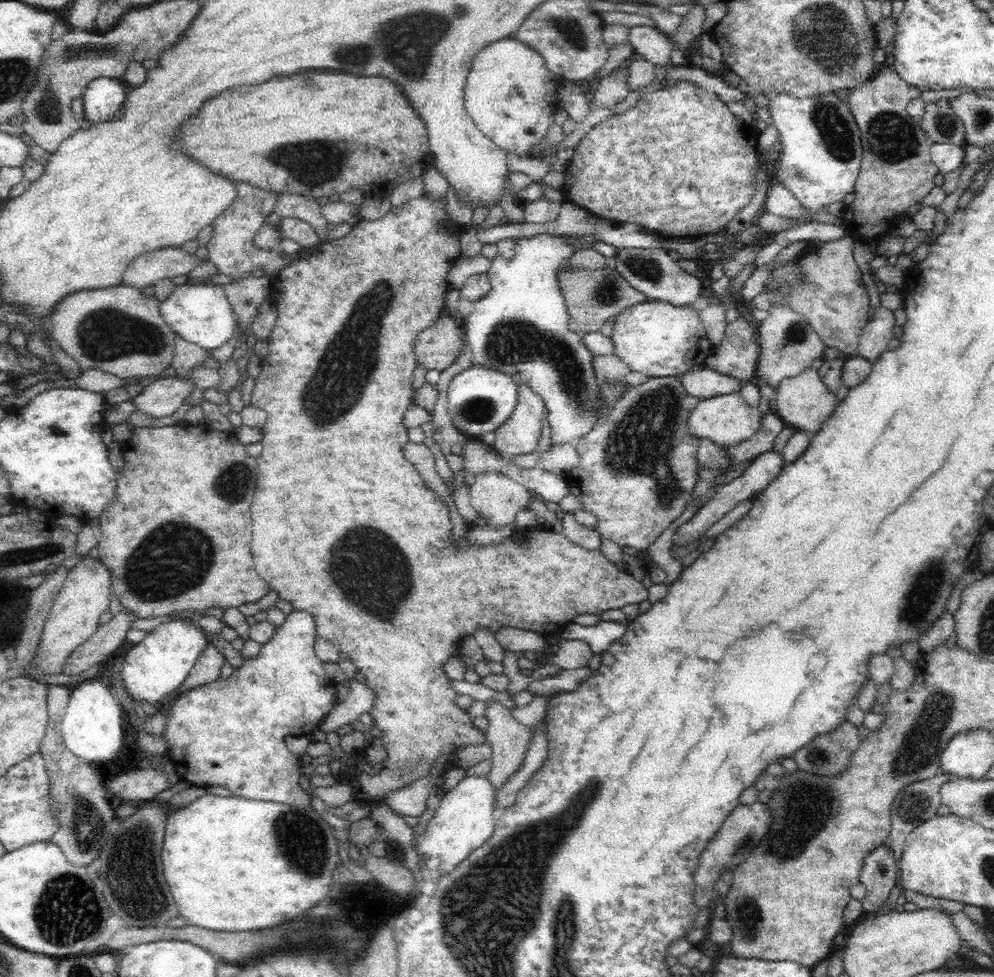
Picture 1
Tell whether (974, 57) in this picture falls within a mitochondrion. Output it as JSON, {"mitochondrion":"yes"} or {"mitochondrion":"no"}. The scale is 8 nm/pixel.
{"mitochondrion":"no"}

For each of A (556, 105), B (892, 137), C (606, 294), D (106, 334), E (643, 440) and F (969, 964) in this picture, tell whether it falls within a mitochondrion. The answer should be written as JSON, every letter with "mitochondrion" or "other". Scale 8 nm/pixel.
{"A":"other","B":"mitochondrion","C":"mitochondrion","D":"mitochondrion","E":"mitochondrion","F":"other"}

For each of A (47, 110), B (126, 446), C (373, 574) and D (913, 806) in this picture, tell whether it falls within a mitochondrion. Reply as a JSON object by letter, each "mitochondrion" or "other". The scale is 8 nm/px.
{"A":"mitochondrion","B":"other","C":"mitochondrion","D":"mitochondrion"}

